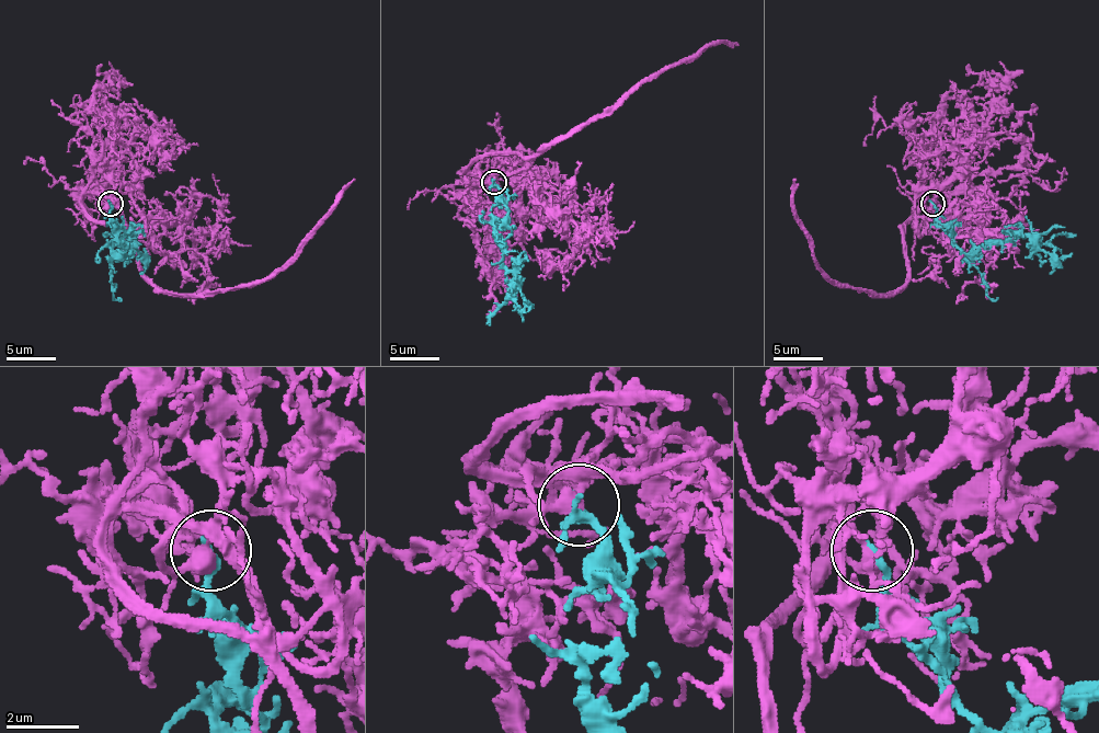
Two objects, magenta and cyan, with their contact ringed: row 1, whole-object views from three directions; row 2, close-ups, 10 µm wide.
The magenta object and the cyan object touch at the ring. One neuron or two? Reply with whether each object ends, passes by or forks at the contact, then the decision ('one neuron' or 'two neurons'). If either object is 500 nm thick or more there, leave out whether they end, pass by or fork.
magenta forks; cyan ends; one neuron

